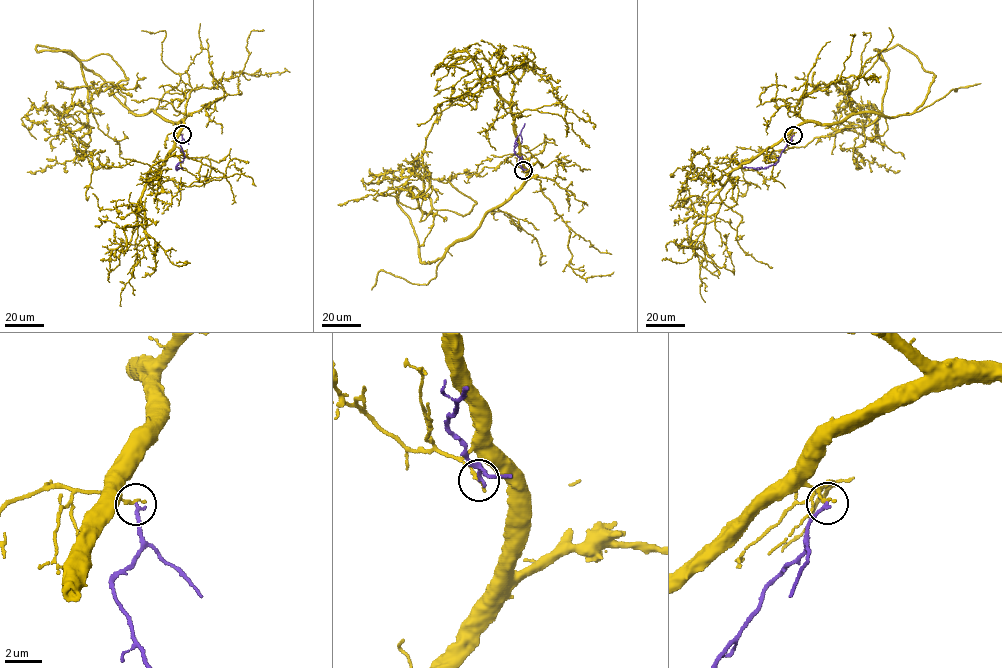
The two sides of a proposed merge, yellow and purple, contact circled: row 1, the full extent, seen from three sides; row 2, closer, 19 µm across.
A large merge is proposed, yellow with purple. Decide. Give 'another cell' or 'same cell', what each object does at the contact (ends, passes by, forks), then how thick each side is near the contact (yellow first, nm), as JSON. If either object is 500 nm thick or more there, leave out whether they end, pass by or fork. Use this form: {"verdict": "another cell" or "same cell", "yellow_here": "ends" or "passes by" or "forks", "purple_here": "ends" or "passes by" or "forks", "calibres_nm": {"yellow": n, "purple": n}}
{"verdict": "another cell", "yellow_here": "ends", "purple_here": "ends", "calibres_nm": {"yellow": 180, "purple": 190}}

